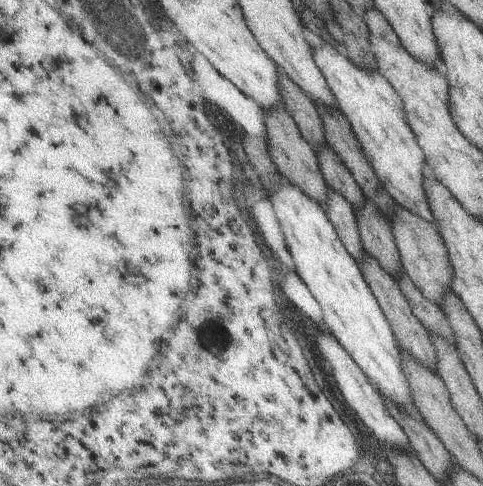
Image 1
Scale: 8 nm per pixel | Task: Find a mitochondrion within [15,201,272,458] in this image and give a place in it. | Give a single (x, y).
(214, 334)

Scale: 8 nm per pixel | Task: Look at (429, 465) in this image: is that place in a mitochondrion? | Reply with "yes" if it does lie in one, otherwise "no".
no

